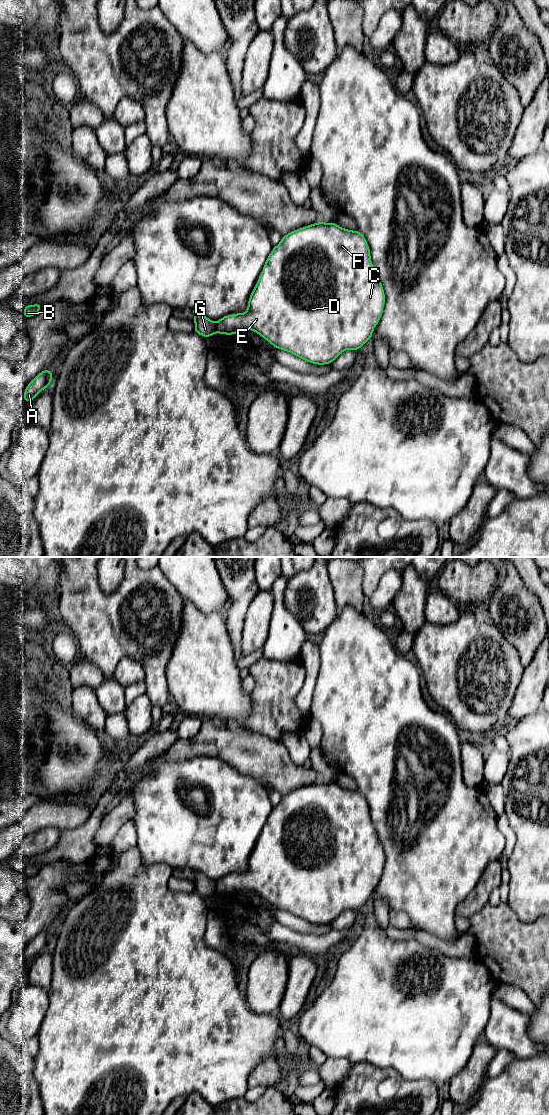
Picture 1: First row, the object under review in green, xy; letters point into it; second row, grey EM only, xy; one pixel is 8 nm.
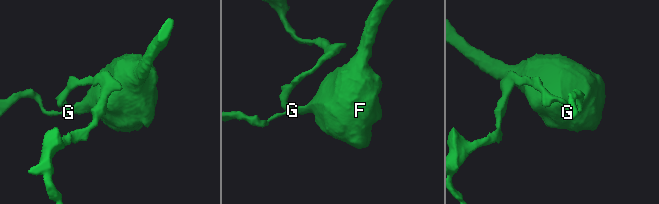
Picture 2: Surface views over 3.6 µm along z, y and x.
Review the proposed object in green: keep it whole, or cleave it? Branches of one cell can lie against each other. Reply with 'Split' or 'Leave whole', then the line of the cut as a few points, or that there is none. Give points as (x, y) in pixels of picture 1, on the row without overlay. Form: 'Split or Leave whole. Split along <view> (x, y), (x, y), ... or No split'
Split. Split along xy (214, 882), (217, 891)

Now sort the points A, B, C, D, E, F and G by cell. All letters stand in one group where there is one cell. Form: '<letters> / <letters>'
A B G / C D E F

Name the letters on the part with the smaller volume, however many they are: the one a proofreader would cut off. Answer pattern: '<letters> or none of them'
A, B, G

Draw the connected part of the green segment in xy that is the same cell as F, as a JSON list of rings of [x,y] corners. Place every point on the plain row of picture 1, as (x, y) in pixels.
[[[331,782],[317,783],[298,788],[282,796],[279,804],[272,808],[260,833],[259,839],[248,859],[247,871],[244,873],[229,874],[223,876],[215,882],[217,893],[224,895],[234,895],[242,891],[252,890],[263,897],[272,906],[279,910],[290,912],[291,914],[316,925],[331,924],[343,911],[358,911],[372,897],[373,890],[379,883],[383,868],[385,866],[385,852],[380,842],[376,829],[371,821],[369,805],[364,795],[358,790],[352,791],[340,787],[338,784]]]

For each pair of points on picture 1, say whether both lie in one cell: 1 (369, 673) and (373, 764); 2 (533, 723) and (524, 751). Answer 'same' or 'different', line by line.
1: same
2: same

